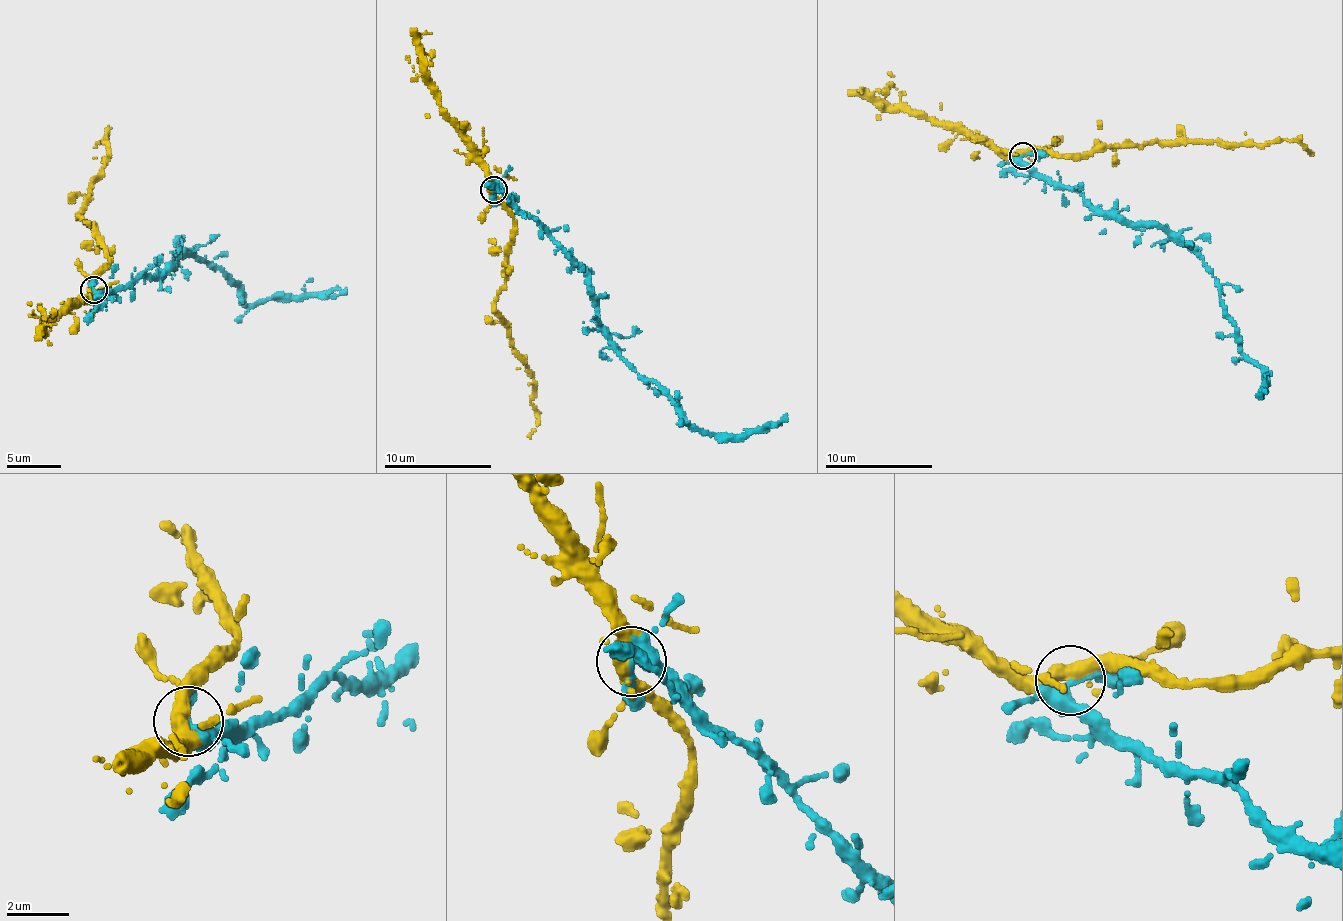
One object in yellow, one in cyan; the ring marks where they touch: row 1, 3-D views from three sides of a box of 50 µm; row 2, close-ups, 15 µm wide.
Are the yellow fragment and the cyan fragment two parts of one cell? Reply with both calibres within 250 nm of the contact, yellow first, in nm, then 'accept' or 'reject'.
calibres 320 and 280 nm; accept

